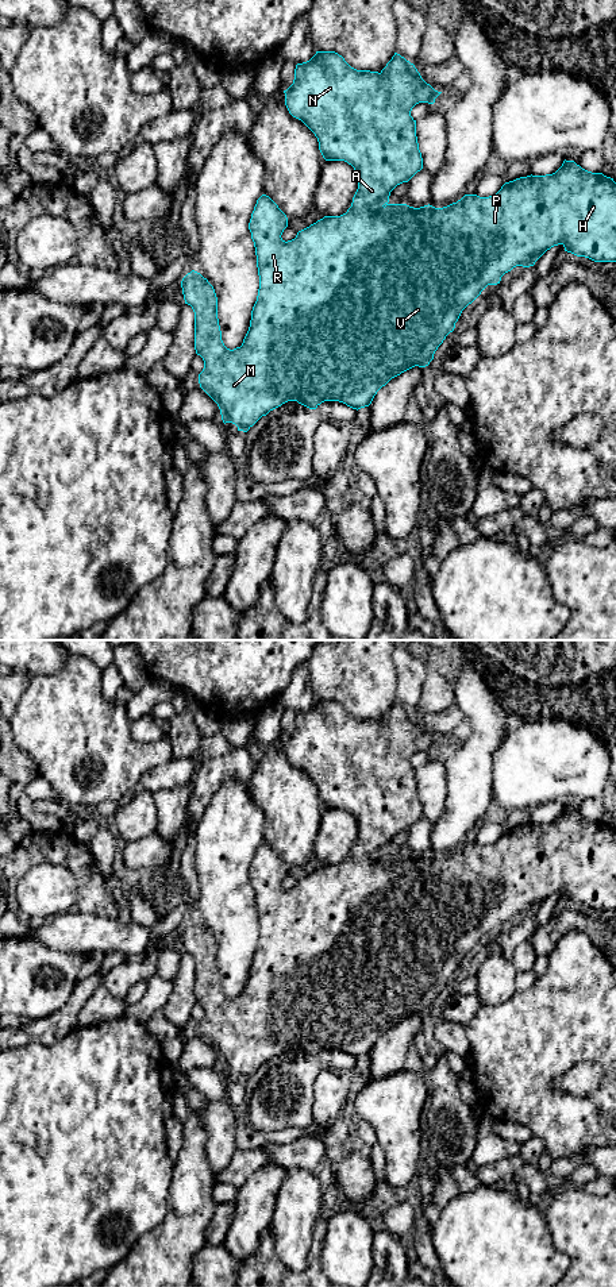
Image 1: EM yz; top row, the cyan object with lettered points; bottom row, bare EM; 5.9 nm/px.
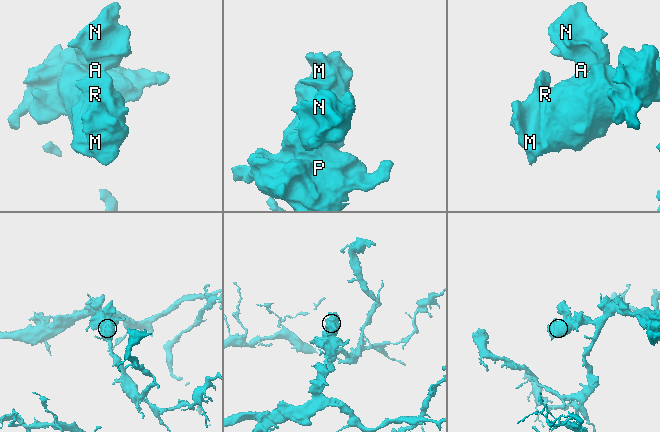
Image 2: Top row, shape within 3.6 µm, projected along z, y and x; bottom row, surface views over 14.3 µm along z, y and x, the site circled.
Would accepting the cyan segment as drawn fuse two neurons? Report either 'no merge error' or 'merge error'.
no merge error

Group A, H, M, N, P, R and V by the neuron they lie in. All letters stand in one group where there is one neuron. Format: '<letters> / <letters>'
A H M N P R V

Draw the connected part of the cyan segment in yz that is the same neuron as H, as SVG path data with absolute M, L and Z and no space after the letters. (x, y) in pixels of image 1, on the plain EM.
M316 700L307 710L297 712L293 732L284 739L285 754L289 762L301 768L317 786L319 798L326 809L344 809L354 816L358 825L358 837L353 845L351 855L340 864L324 864L309 875L297 881L296 886L285 890L281 883L288 875L286 863L266 843L262 843L254 855L249 878L255 895L259 937L257 949L251 959L249 979L240 995L230 998L222 989L217 967L217 945L213 935L200 921L192 918L182 929L185 952L195 960L195 998L204 1009L204 1017L199 1022L200 1036L217 1052L223 1071L232 1071L238 1079L247 1080L262 1064L288 1049L316 1057L324 1049L339 1049L353 1057L369 1055L377 1040L392 1026L419 1014L426 1016L434 1007L434 1002L446 984L454 979L462 959L471 952L488 933L497 933L501 925L516 914L530 916L551 895L562 893L565 899L577 905L585 905L594 910L616 910L616 831L602 821L592 821L582 817L574 809L563 809L562 814L553 822L527 824L505 831L501 837L489 845L465 843L457 851L443 856L424 853L413 856L407 852L390 852L390 840L400 832L408 831L423 817L423 806L416 785L416 768L411 764L412 756L419 751L434 752L442 741L427 732L413 712L394 701L386 714L378 720L357 718L351 716L342 704L335 700Z

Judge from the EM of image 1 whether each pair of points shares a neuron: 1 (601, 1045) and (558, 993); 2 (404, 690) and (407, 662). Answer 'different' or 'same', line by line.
1: same
2: same

